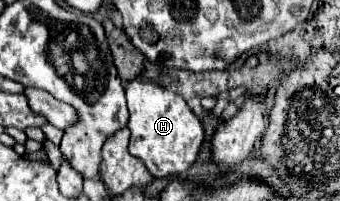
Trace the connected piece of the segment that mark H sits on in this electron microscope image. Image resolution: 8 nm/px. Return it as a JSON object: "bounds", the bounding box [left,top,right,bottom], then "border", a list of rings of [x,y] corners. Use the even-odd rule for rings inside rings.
{"bounds":[125,80,205,178],"border":[[[131,80],[125,92],[129,108],[127,128],[131,130],[129,154],[139,158],[153,178],[169,178],[183,174],[197,160],[205,140],[205,130],[199,118],[193,114],[193,110],[181,96],[153,82]]]}

